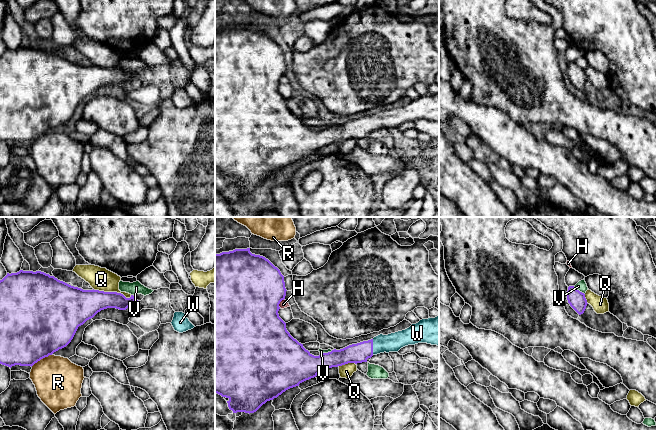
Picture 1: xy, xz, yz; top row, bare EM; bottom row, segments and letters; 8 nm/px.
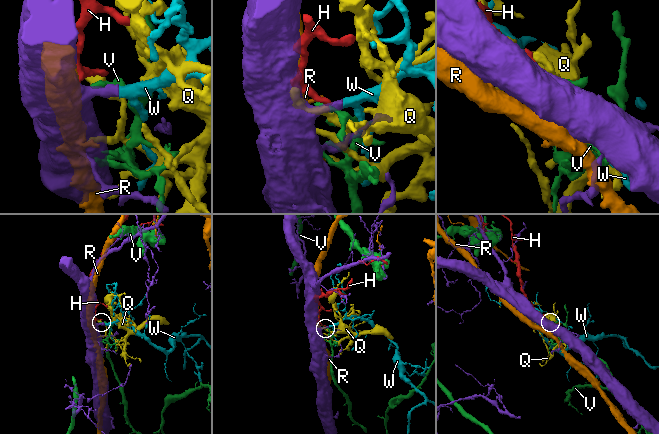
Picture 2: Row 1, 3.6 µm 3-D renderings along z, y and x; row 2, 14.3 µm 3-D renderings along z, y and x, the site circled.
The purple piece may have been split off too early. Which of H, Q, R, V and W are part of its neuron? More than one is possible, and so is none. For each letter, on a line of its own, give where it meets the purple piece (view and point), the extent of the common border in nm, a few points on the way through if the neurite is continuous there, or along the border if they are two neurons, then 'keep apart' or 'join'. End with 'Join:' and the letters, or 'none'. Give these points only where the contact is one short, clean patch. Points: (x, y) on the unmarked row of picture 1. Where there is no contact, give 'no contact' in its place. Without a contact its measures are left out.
H: meets purple in xz at (279, 79); contact 90 nm long; keep apart
Q: meets purple in xy at (112, 68); contact 320 nm long; border along xy (93, 64), (99, 67), (120, 68), (126, 73), (131, 72); keep apart
R: meets purple in xy at (41, 134); contact 190 nm long; keep apart
V: meets purple in yz at (578, 66); contact 120 nm long; keep apart
W: meets purple in xz at (372, 123); contact 130 nm long; join
Join: W

